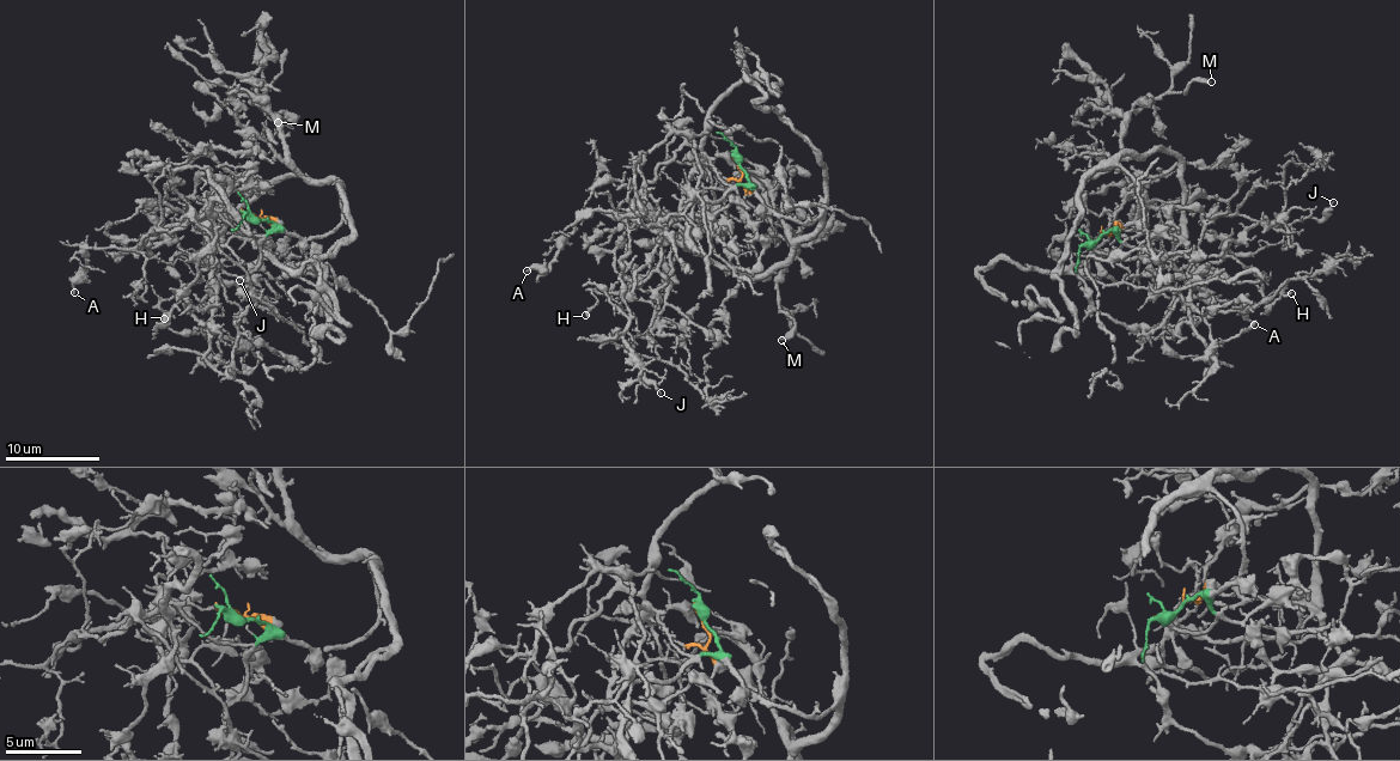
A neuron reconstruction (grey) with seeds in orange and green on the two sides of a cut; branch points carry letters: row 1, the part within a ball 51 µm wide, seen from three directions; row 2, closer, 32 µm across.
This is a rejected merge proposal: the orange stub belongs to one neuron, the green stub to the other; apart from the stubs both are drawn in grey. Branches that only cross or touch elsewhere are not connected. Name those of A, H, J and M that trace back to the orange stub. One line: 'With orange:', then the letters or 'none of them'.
With orange: A, H, J

